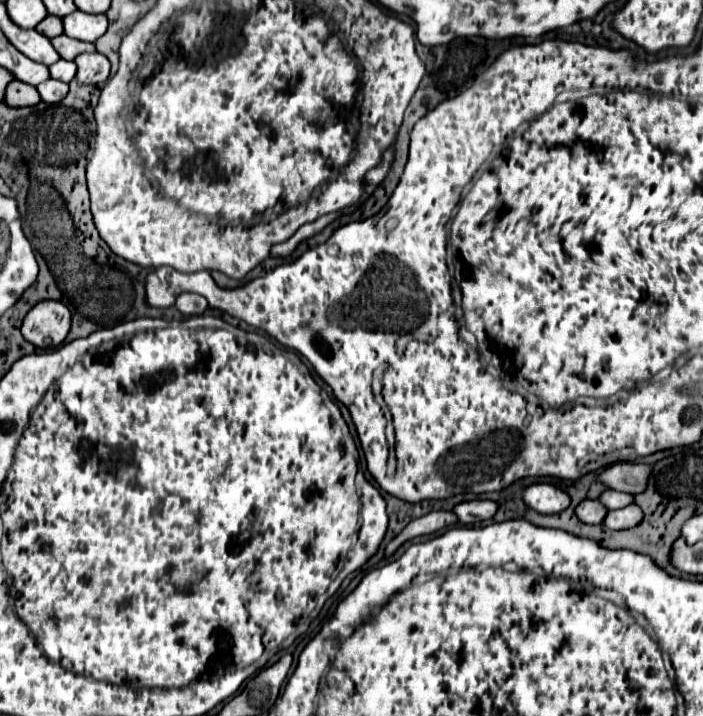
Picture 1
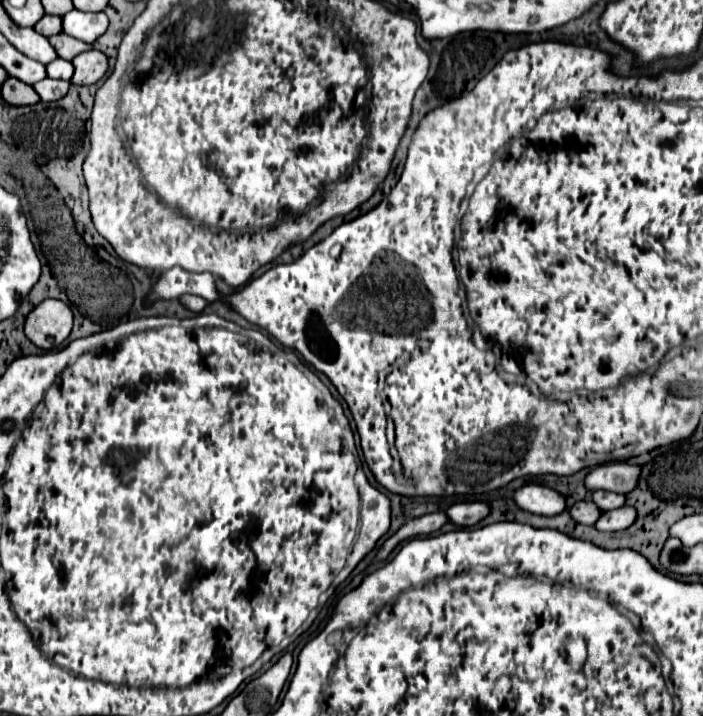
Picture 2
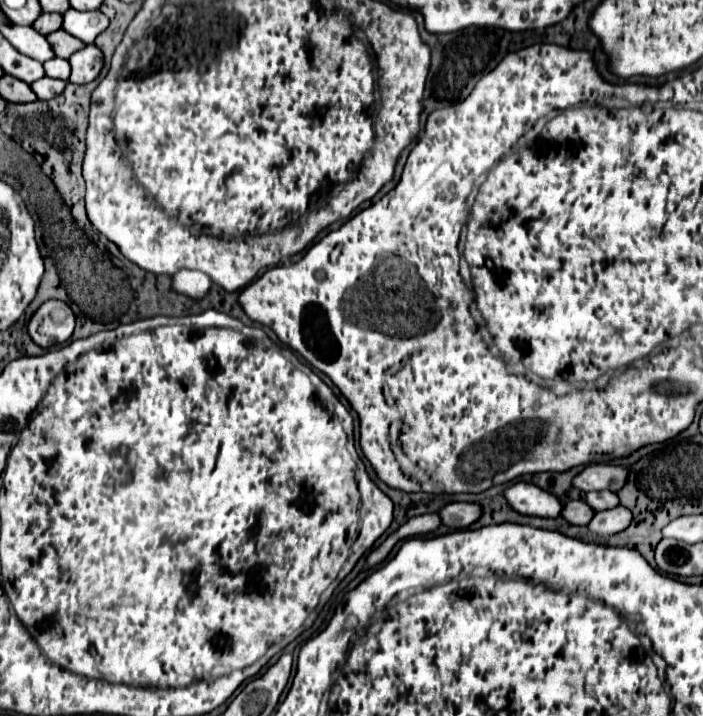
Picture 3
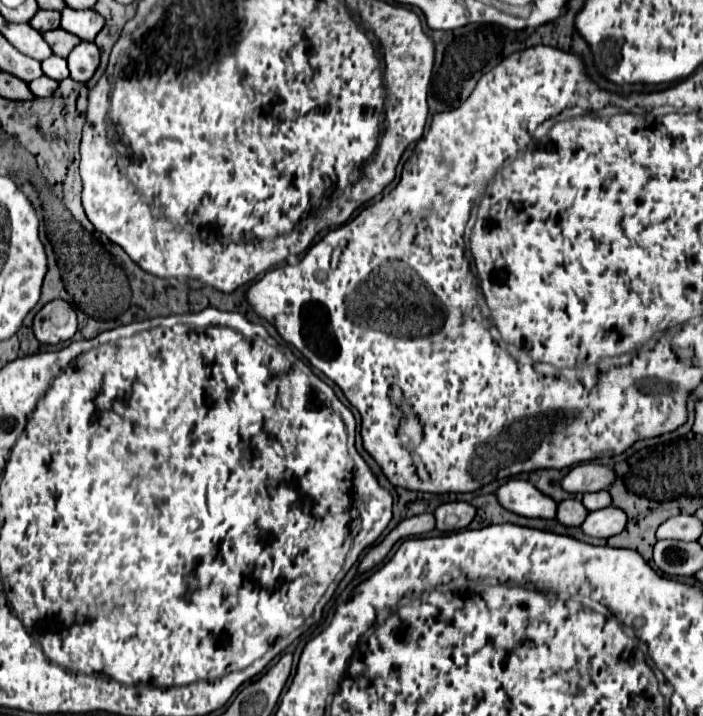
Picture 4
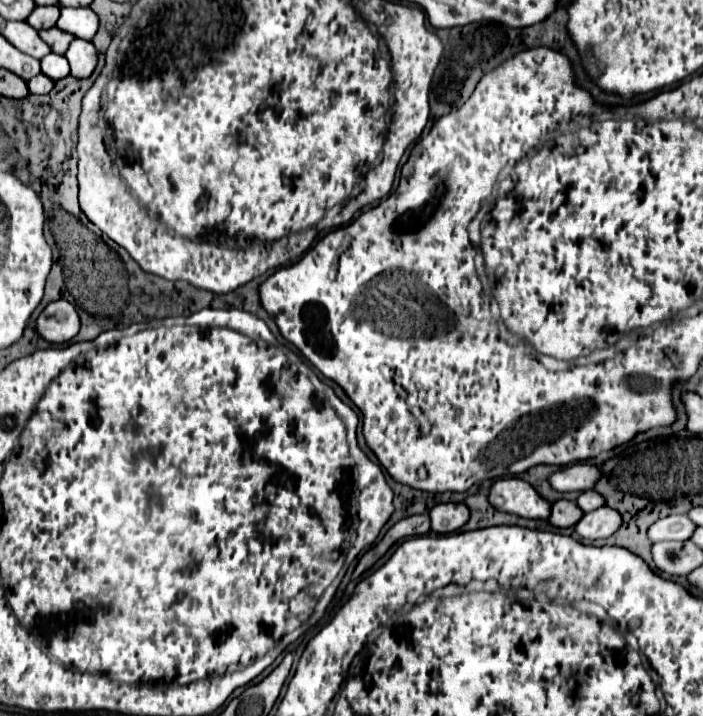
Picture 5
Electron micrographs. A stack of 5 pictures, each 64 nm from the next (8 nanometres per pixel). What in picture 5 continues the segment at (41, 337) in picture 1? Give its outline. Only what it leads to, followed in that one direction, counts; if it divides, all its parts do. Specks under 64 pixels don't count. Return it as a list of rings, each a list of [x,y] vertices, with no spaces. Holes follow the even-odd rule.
[[[68,300],[50,302],[36,320],[36,328],[48,342],[68,342],[80,330],[80,316]]]

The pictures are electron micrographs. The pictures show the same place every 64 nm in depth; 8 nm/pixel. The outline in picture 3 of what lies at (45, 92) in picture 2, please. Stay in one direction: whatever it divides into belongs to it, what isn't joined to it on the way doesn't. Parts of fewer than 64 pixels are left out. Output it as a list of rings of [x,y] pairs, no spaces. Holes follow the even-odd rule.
[[[44,76],[44,78],[30,84],[30,88],[34,90],[34,94],[40,100],[50,100],[50,98],[58,96],[64,90],[64,86],[66,86],[64,80],[54,80],[54,78],[48,78],[48,76]]]

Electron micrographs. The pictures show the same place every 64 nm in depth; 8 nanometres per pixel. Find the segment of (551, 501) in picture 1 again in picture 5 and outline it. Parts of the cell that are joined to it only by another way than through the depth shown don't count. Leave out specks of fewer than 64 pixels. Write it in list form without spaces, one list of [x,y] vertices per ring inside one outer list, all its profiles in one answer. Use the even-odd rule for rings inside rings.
[[[520,478],[496,480],[490,488],[490,494],[502,498],[500,504],[502,512],[534,520],[544,520],[550,514],[550,502],[540,498],[536,490],[528,482],[522,482]]]

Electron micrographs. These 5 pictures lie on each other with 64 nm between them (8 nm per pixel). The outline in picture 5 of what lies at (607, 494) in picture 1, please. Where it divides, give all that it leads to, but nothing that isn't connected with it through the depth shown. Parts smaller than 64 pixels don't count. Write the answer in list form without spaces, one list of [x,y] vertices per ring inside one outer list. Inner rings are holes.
[[[588,490],[588,492],[582,492],[574,502],[582,508],[582,512],[592,512],[604,504],[604,498],[598,496],[598,492]]]

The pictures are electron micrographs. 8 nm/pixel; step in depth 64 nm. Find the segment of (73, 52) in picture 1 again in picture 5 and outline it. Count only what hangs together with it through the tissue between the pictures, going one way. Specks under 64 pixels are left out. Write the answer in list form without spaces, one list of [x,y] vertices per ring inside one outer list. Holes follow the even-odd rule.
[[[60,28],[40,30],[38,34],[40,34],[40,38],[50,46],[50,50],[52,50],[52,52],[56,52],[56,54],[64,54],[64,52],[66,52],[66,48],[68,48],[68,44],[74,40],[74,36],[72,36],[72,34],[62,32]]]

